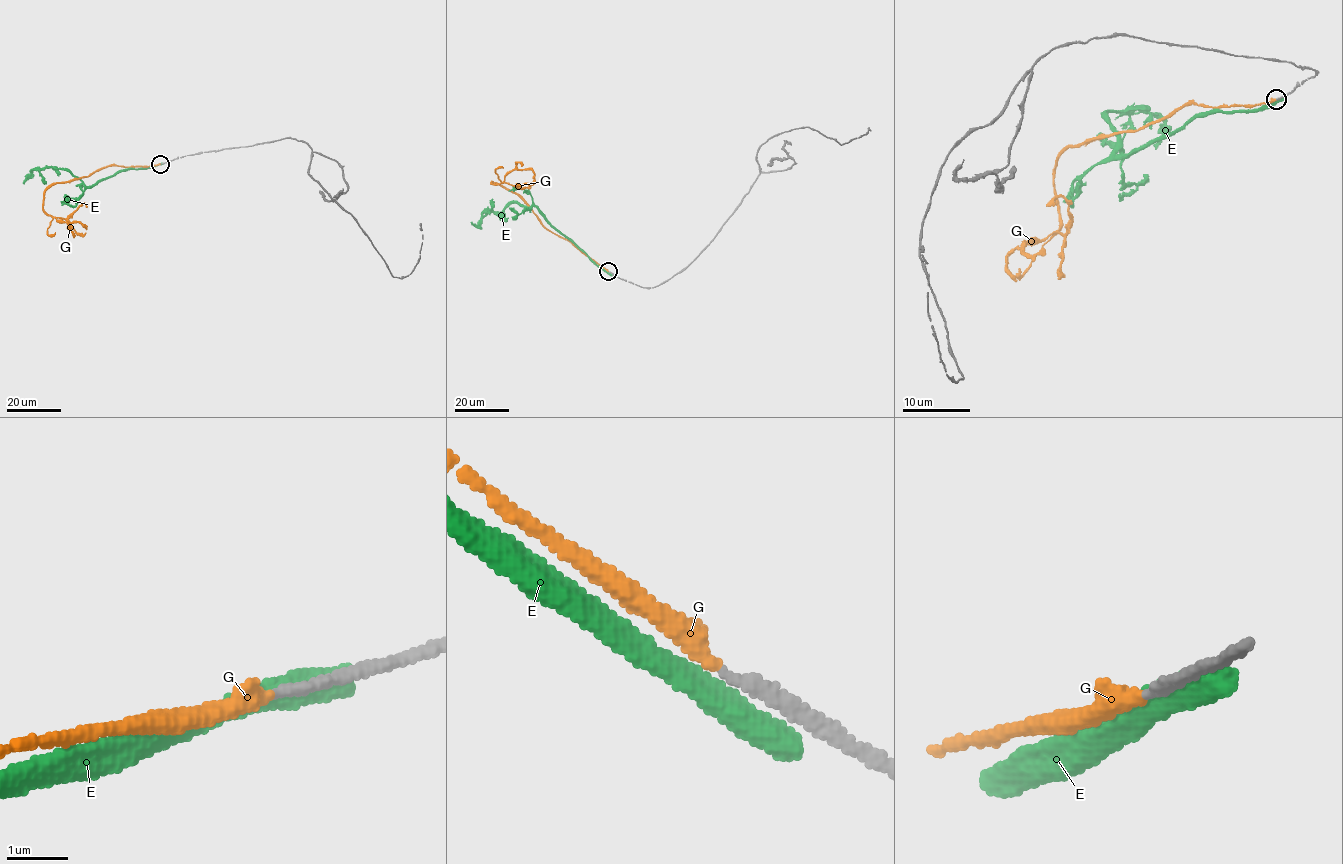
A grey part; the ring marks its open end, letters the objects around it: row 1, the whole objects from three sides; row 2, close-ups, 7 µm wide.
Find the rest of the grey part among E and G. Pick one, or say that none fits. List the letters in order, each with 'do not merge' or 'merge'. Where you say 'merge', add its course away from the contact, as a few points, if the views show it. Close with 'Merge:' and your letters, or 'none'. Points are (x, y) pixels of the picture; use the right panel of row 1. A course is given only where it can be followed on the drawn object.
E: do not merge
G: merge; course (1276, 99), (1181, 106), (1145, 127), (1070, 146), (1053, 169), (1060, 226), (1025, 243), (1033, 255), (1045, 248)
Merge: G

